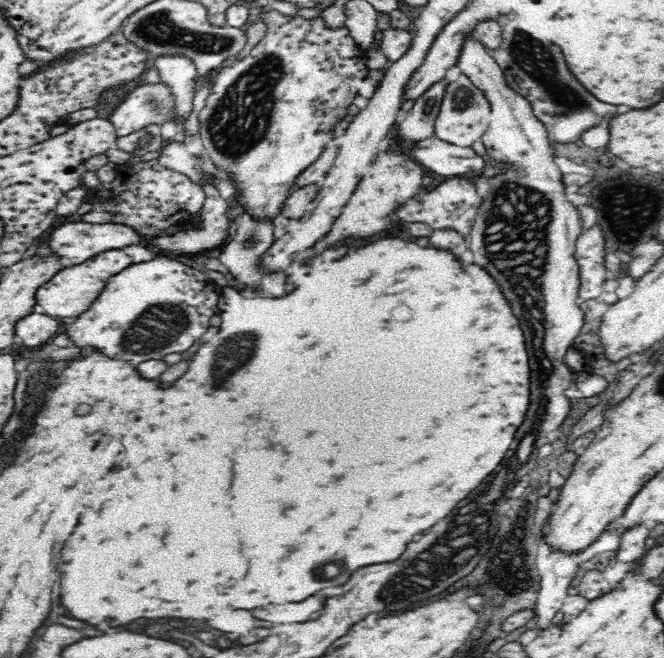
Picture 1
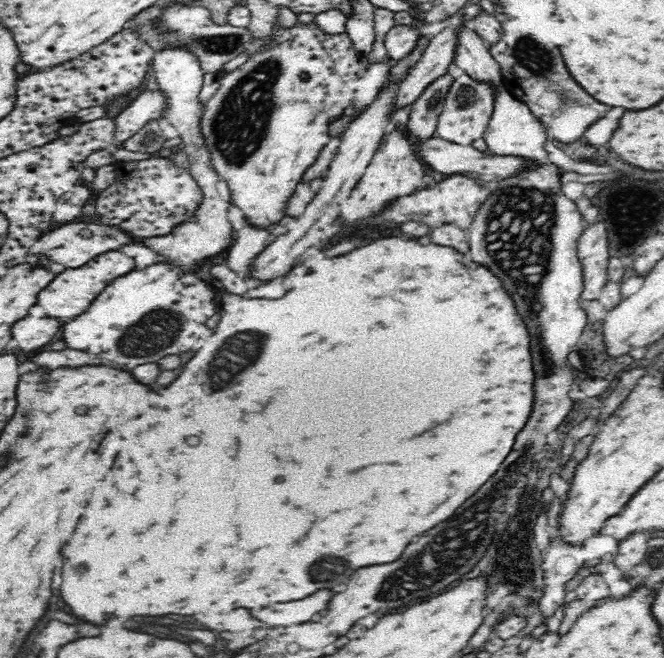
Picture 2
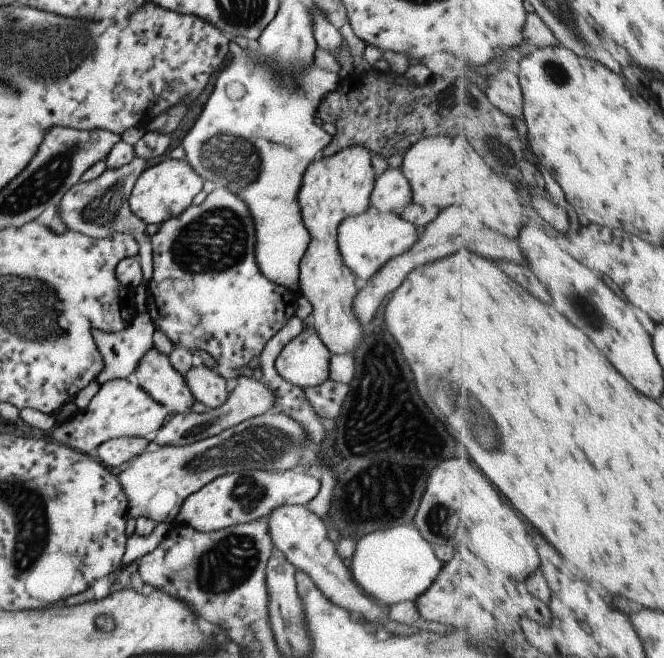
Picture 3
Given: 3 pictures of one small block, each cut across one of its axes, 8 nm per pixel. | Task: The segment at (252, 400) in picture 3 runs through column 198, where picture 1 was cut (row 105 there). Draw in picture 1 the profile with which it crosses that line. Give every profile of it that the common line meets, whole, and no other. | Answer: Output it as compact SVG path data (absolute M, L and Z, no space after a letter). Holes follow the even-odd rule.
M444 79L420 95L395 128L396 136L408 144L435 137L435 120L445 95Z

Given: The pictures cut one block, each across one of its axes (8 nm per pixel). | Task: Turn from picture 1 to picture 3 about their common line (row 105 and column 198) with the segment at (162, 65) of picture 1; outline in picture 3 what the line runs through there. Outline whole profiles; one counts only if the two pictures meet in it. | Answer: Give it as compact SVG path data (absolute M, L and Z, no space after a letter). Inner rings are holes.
M167 158L142 172L129 198L130 210L147 225L161 225L182 214L192 204L194 196L202 191L204 182L188 161Z

